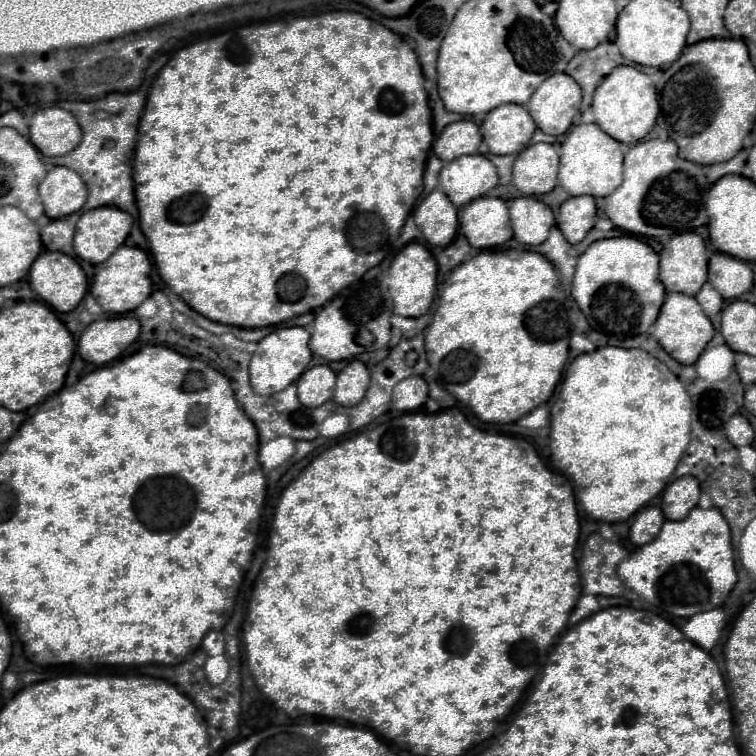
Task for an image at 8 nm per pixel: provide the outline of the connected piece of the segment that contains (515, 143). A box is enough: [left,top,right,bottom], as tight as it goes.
[482,105,536,155]

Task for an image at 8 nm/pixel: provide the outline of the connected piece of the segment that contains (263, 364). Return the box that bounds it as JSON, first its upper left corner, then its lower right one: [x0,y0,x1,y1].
[250,327,312,395]

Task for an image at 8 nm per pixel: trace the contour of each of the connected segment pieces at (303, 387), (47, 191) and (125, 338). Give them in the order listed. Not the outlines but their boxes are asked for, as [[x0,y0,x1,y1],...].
[[298,365,336,407],[38,154,88,219],[78,317,140,365]]

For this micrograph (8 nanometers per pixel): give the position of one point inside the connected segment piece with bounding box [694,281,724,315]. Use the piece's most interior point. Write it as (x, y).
(710, 301)

